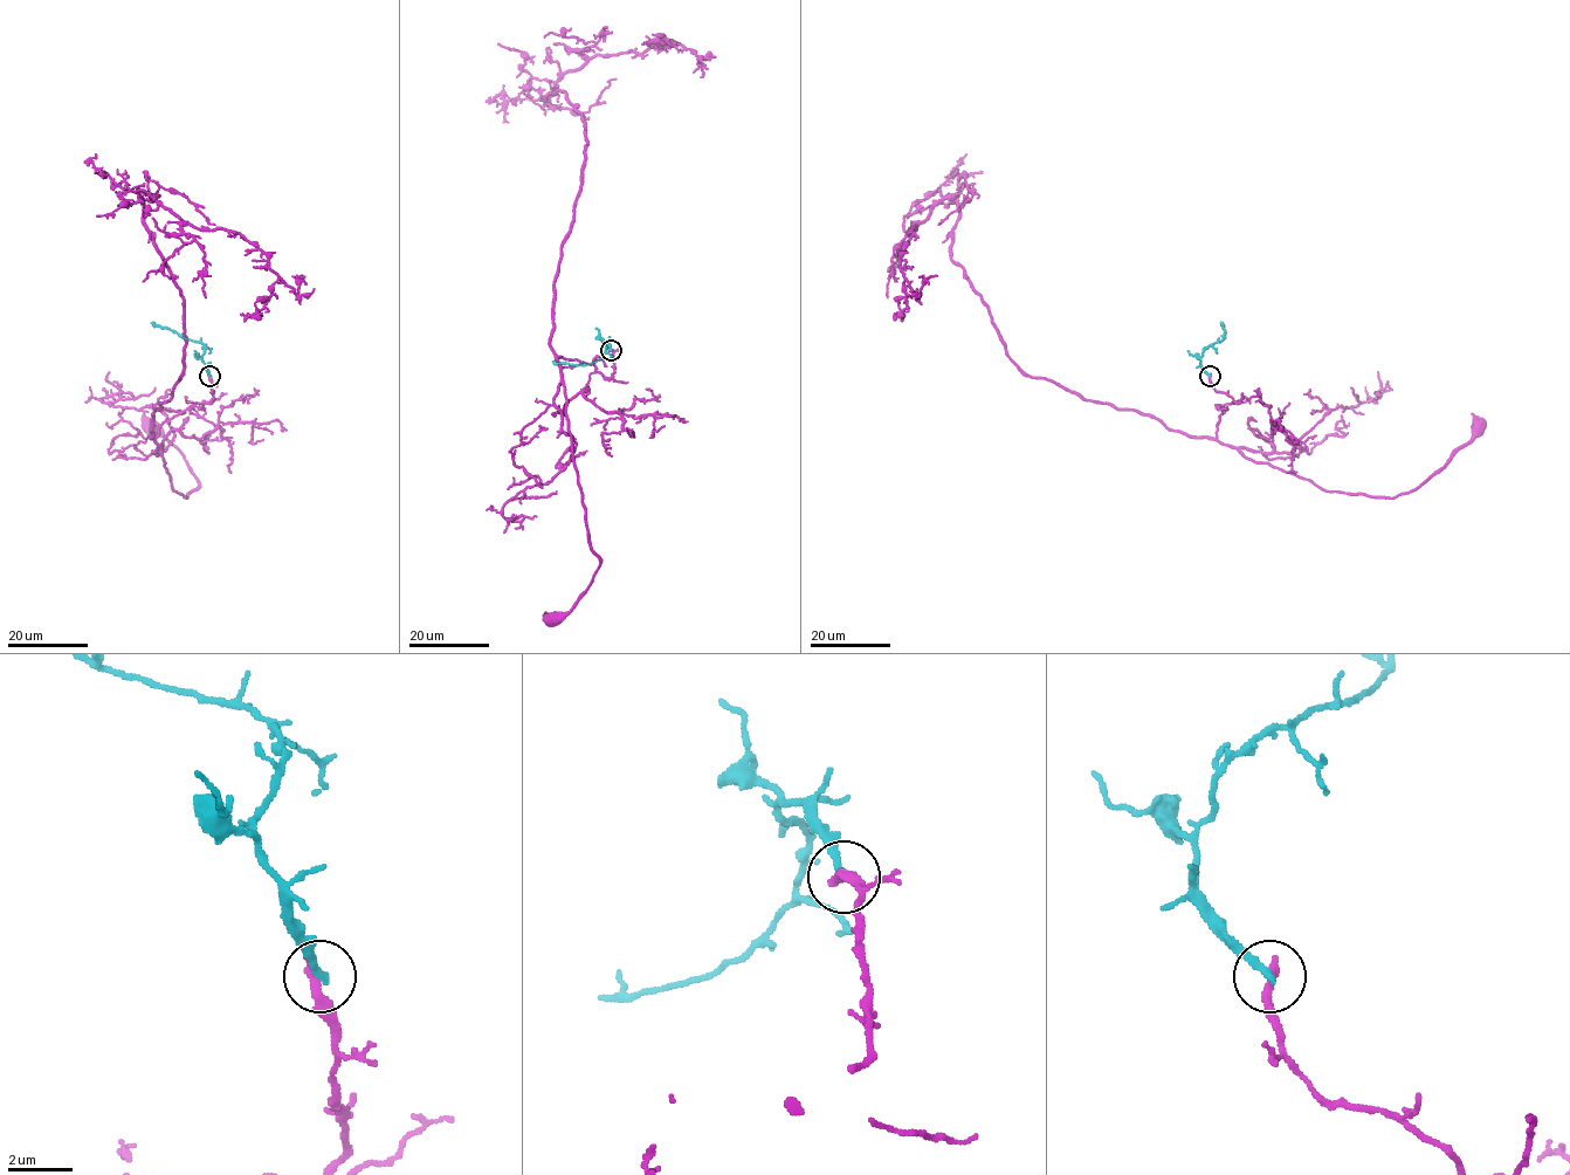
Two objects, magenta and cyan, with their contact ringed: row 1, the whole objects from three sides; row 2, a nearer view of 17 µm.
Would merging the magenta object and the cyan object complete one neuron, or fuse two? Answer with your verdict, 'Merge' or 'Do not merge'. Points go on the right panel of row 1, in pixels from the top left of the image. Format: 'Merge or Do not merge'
Do not merge

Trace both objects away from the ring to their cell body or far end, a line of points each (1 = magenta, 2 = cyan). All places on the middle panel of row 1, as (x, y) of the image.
1: (611, 350), (614, 366), (608, 378), (593, 364), (556, 357), (586, 535), (600, 563), (586, 591), (556, 620)
2: (611, 350), (604, 341), (607, 348), (598, 359), (584, 365), (552, 361)

